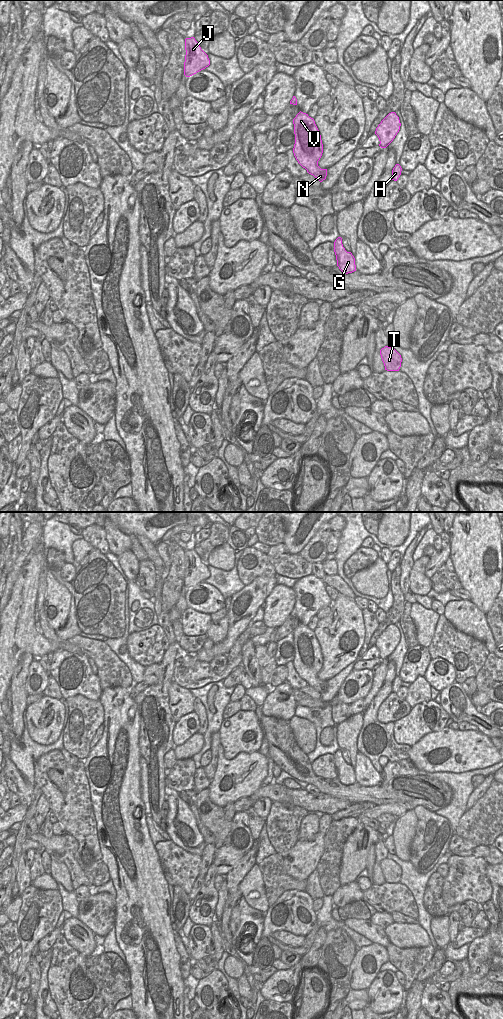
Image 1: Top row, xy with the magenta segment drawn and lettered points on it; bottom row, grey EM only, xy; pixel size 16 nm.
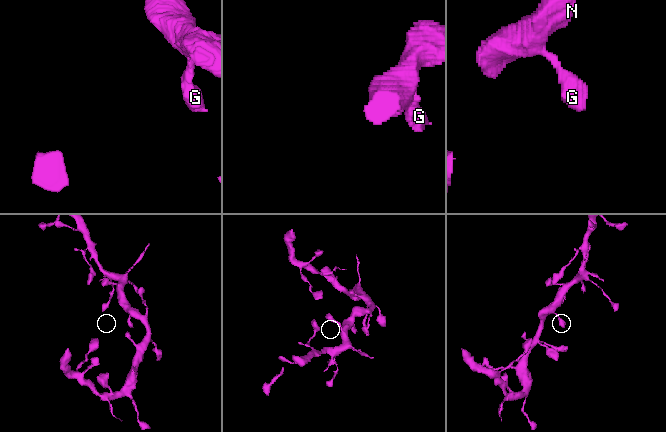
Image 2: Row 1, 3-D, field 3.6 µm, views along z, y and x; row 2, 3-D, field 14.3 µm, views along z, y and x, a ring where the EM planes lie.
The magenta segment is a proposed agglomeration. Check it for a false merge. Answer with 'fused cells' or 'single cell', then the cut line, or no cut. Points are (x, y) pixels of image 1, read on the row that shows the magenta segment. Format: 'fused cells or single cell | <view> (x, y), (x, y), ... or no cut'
single cell | no cut

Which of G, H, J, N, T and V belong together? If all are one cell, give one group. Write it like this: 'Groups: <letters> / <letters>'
Groups: G H J N T V

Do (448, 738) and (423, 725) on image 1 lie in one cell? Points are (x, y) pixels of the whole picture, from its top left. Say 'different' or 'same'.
different

